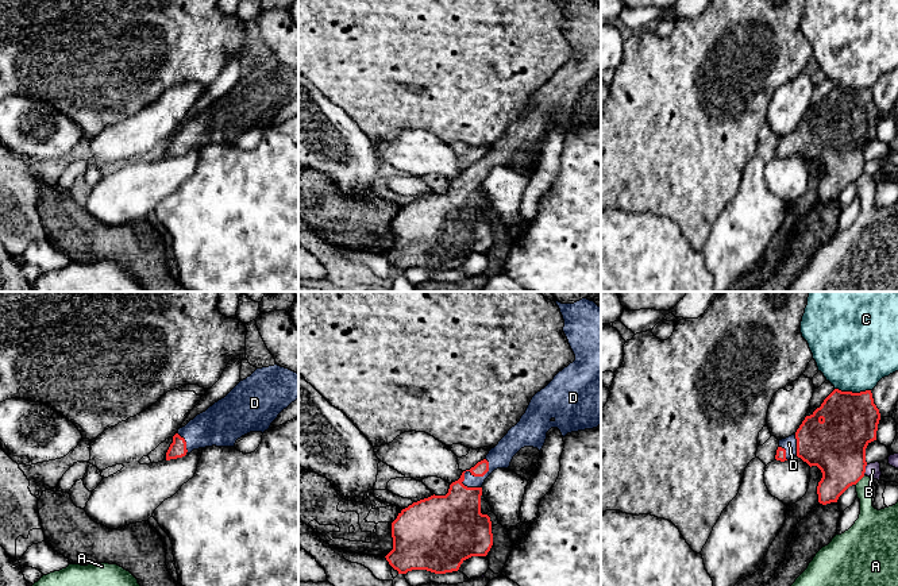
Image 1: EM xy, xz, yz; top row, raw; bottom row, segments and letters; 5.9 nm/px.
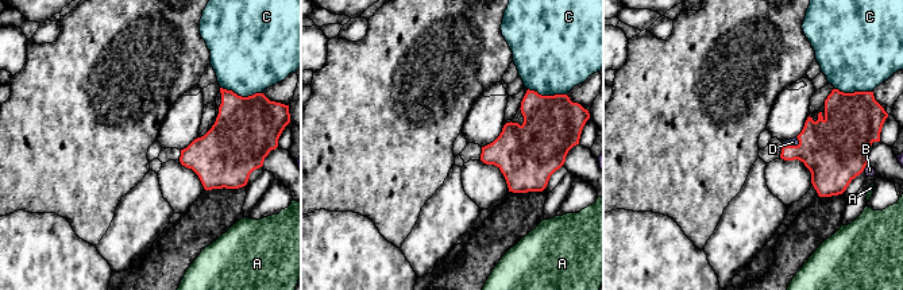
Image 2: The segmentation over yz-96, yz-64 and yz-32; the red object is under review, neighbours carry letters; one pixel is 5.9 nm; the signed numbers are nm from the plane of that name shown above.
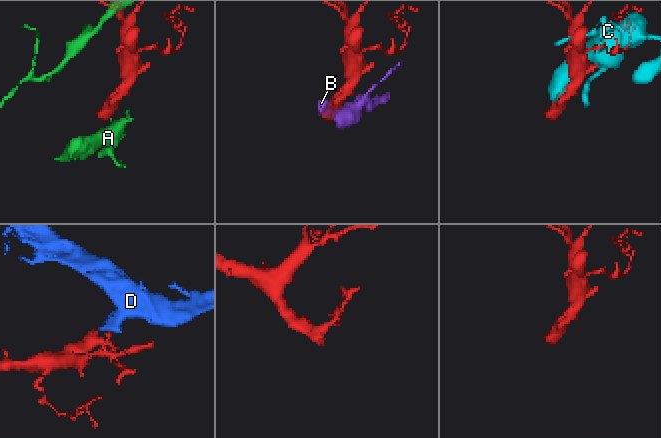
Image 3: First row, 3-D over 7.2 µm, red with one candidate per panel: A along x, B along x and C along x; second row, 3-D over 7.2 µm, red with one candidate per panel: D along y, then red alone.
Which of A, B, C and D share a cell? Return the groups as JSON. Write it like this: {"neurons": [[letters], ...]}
{"neurons": [["A"], ["B"], ["C"], ["D"]]}

